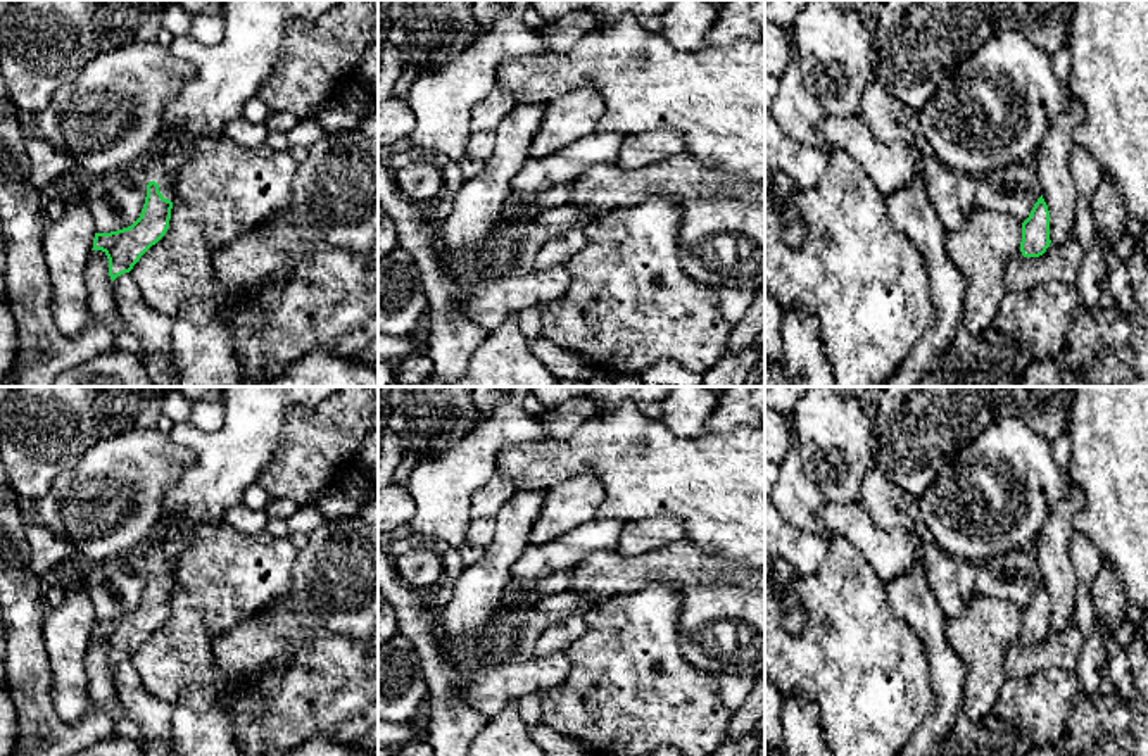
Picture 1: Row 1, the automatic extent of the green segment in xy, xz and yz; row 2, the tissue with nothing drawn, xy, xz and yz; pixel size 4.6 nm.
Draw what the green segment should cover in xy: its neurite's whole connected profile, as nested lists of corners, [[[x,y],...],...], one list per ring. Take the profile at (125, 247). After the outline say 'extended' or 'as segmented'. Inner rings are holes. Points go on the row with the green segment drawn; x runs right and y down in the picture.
[[[159,155],[143,162],[148,180],[147,197],[140,217],[128,228],[95,233],[93,249],[109,259],[109,276],[129,273],[140,257],[167,231],[171,209],[176,197],[176,181],[167,173]]]; extended

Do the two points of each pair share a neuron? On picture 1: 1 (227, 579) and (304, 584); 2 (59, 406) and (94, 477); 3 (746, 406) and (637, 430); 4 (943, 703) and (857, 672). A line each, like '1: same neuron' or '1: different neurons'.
1: different neurons
2: different neurons
3: different neurons
4: different neurons

